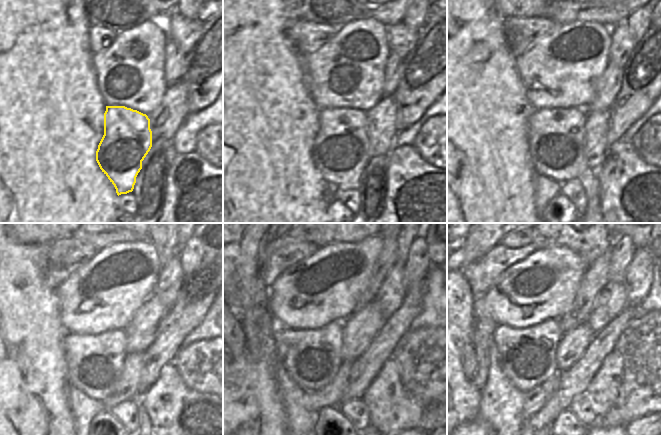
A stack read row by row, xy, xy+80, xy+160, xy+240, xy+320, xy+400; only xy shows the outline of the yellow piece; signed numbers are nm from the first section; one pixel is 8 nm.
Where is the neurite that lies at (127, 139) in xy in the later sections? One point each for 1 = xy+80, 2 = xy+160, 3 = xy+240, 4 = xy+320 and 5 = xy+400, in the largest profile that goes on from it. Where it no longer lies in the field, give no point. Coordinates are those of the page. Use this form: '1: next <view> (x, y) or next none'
1: next xy+80 (340, 152)
2: next xy+160 (556, 138)
3: next xy+240 (95, 362)
4: next xy+320 (312, 358)
5: next xy+400 (528, 355)

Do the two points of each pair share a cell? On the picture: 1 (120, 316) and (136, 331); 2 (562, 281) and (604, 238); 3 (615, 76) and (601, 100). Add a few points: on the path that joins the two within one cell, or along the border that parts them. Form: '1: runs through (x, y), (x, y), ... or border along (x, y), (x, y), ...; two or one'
1: border along (142, 304), (123, 329); two
2: border along (564, 246), (571, 249), (587, 266); two
3: runs through (610, 82), (604, 94); one

